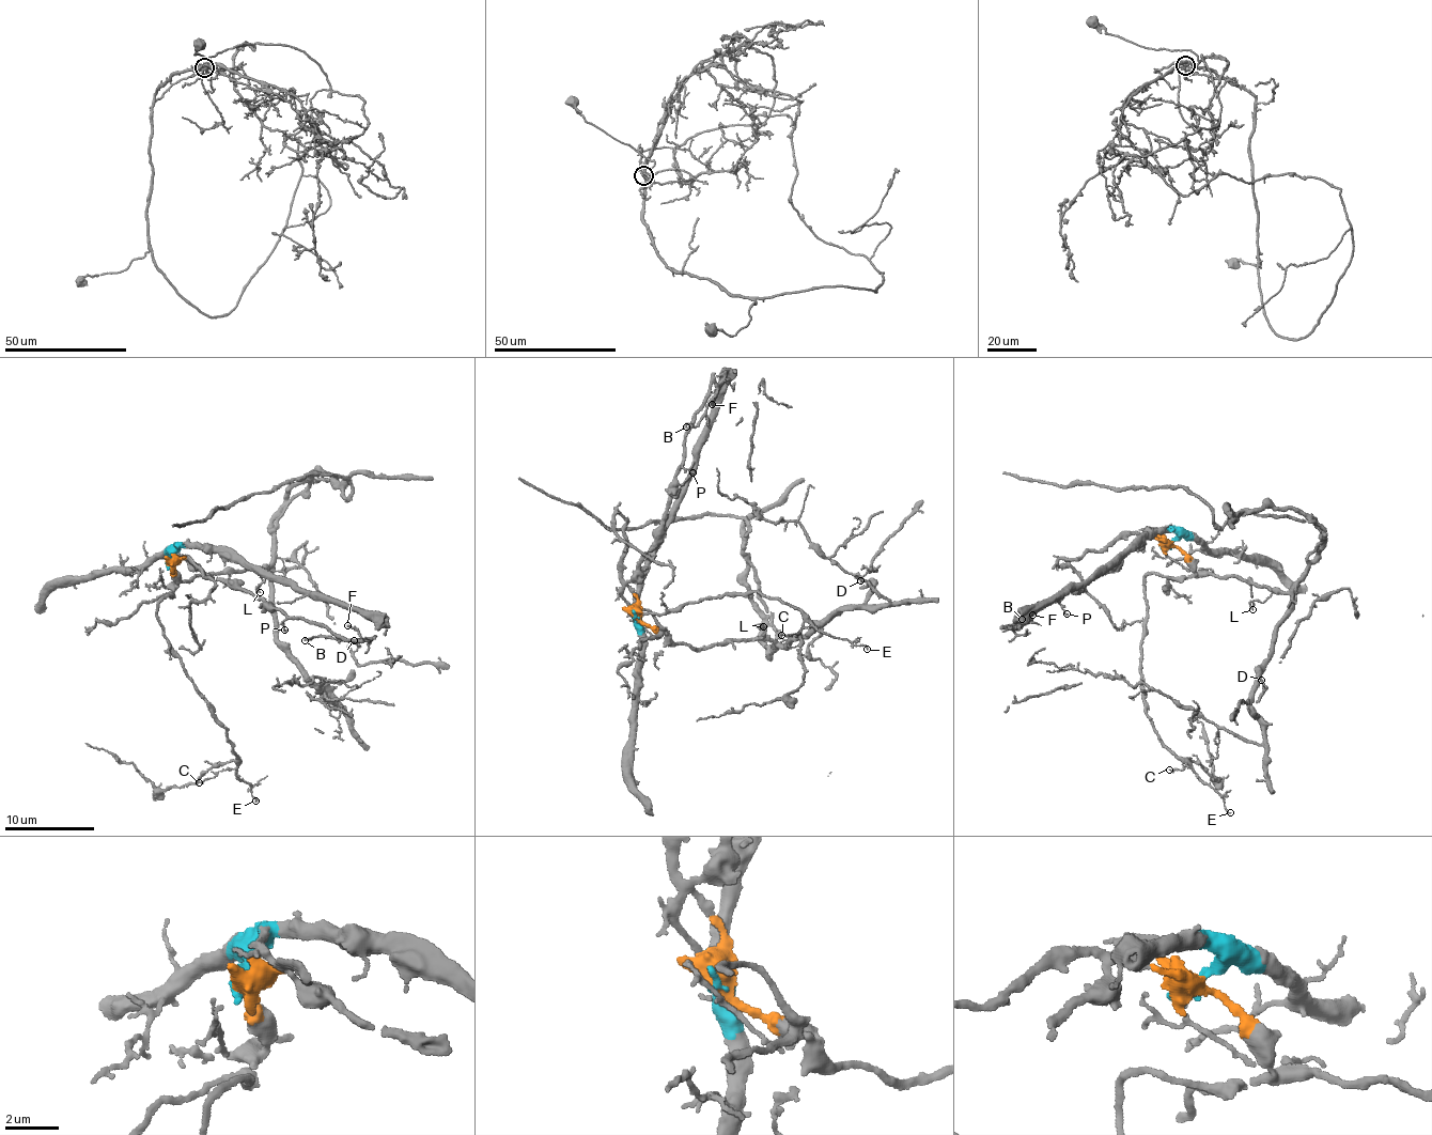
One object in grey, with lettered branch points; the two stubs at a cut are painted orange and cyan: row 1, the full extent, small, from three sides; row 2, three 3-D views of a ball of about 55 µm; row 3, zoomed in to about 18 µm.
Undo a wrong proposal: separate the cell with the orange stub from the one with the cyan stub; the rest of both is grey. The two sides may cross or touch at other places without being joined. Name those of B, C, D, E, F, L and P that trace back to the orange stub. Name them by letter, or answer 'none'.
C, D, E, L, P

